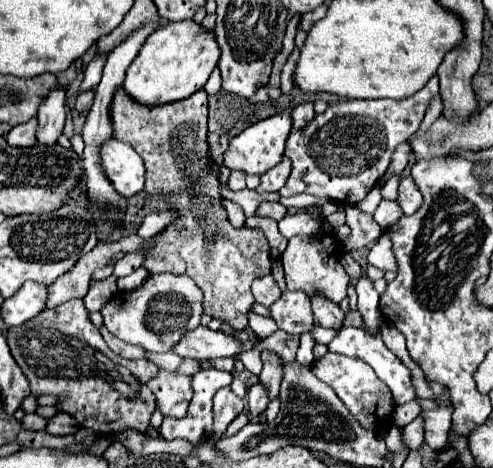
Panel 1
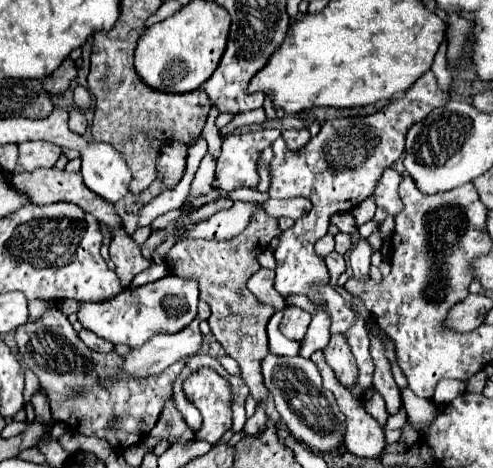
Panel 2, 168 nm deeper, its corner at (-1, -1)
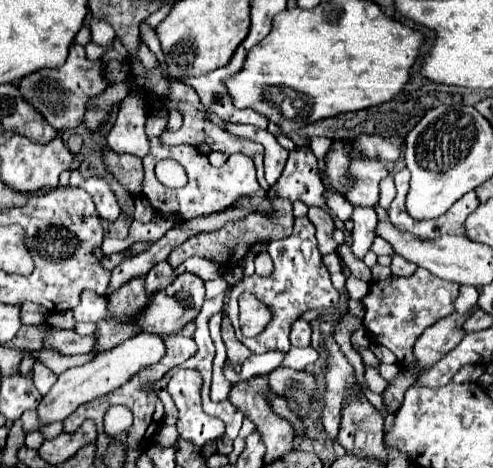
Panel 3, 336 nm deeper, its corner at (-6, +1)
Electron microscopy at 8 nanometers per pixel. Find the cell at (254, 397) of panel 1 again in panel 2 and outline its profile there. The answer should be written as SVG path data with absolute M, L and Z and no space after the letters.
M256 408L254 416L246 420L242 432L244 432L244 436L248 438L248 436L258 436L258 434L262 434L264 430L266 430L266 412L264 412L264 408Z

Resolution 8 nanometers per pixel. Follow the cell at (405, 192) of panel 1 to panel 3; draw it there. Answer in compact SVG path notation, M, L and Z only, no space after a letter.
M361 160L351 164L351 174L357 178L355 188L347 194L353 206L377 206L379 204L379 182L389 176L387 168L379 160Z

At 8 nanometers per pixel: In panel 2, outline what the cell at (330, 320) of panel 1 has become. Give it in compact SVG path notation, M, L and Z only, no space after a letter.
M332 334L330 344L324 348L324 356L326 356L326 362L332 366L340 384L350 390L358 380L358 368L356 368L356 360L346 344L344 334Z

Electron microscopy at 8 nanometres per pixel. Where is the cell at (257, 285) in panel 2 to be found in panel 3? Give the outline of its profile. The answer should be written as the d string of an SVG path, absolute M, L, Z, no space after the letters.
M259 252L255 256L255 274L261 276L261 278L267 278L273 270L273 262L271 262L271 256L267 252Z

